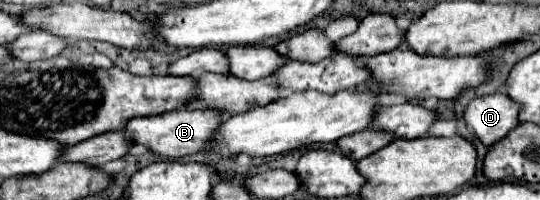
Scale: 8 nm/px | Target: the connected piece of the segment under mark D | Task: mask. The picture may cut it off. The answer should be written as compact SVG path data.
M502 93L476 97L464 109L464 121L472 133L490 147L518 125L518 103Z

